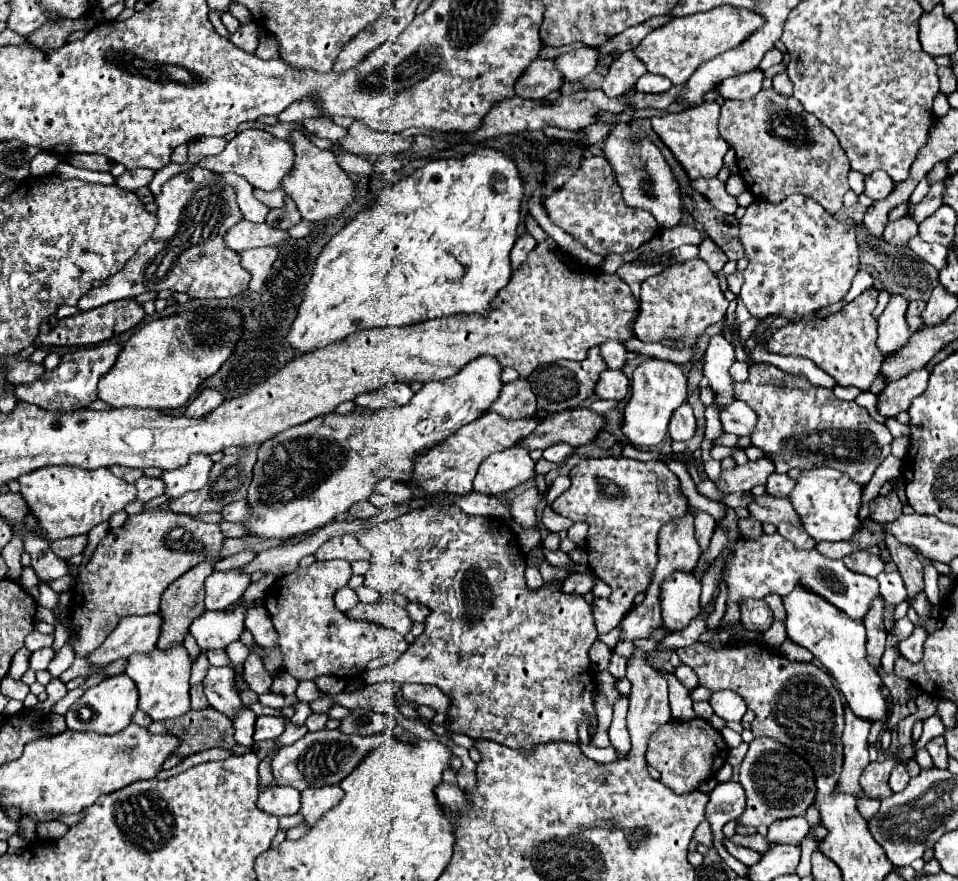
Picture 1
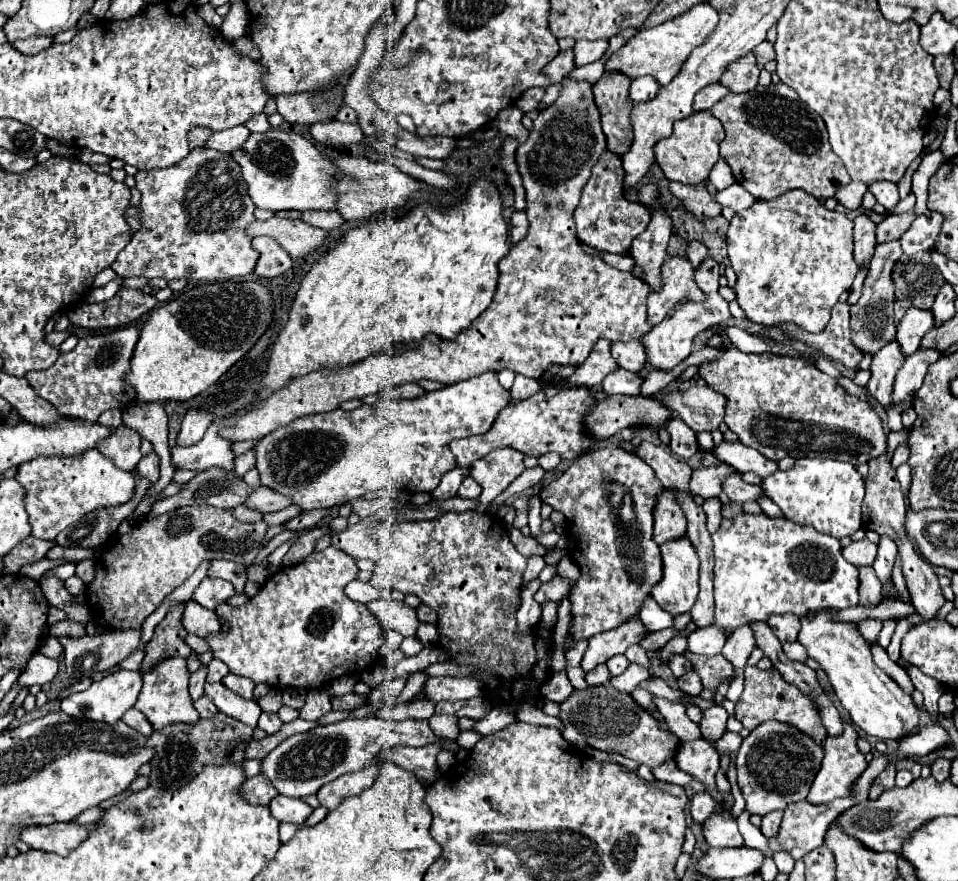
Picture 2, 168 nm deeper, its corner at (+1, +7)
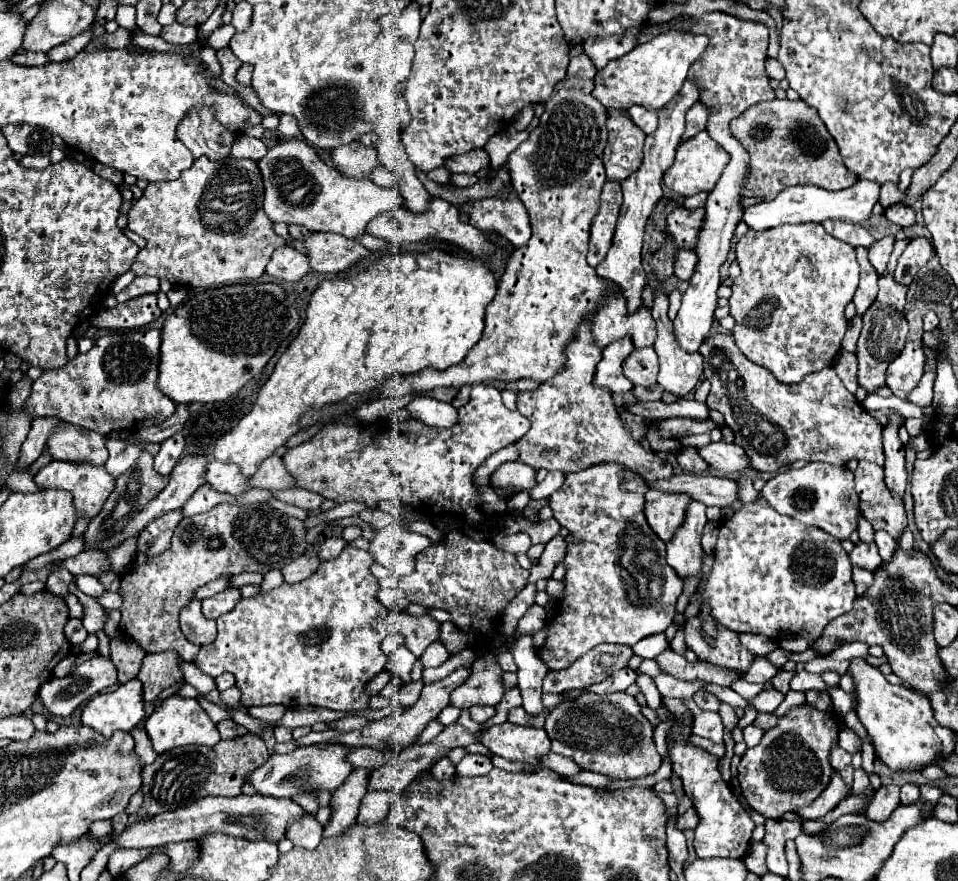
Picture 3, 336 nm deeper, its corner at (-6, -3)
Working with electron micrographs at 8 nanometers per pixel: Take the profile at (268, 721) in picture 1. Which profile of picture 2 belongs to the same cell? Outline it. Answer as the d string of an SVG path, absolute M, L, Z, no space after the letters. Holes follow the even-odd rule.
M262 713L260 719L258 719L258 727L262 731L266 731L268 735L272 735L282 727L282 721L280 721L280 717L276 713Z

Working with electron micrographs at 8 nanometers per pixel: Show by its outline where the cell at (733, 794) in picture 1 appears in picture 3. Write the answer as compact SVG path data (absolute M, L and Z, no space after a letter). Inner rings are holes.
M689 809L677 817L677 829L695 829L697 823L699 823L699 819L695 815L695 809Z

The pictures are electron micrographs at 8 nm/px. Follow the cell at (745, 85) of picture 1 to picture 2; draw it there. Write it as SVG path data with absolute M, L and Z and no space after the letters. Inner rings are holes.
M712 83L708 87L704 87L694 101L694 111L702 111L702 109L710 109L716 101L720 101L722 97L726 97L728 93L732 93L726 85L722 83Z

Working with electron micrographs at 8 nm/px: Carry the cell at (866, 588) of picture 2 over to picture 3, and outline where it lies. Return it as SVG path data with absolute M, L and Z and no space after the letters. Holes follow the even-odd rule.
M853 567L853 583L855 583L857 595L863 595L871 587L871 581L873 581L873 573L871 571Z

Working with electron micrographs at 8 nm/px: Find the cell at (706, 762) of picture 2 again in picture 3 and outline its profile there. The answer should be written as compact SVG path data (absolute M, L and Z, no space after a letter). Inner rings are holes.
M667 711L667 719L673 719L675 725L683 727L681 733L677 735L671 735L671 731L667 731L667 739L673 741L669 747L673 771L681 777L683 789L687 797L693 801L693 807L699 815L699 827L695 827L695 839L693 839L697 857L731 857L731 859L743 857L749 849L749 839L751 839L751 831L755 823L751 821L751 817L745 813L745 809L735 799L731 785L721 779L721 773L717 769L719 759L707 753L705 749L689 743L693 717Z

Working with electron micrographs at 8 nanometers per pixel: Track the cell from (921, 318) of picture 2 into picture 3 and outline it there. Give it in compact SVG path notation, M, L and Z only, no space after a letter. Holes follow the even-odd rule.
M907 341L901 355L887 367L887 387L899 397L907 399L907 393L921 381L925 365L925 353L921 341Z

